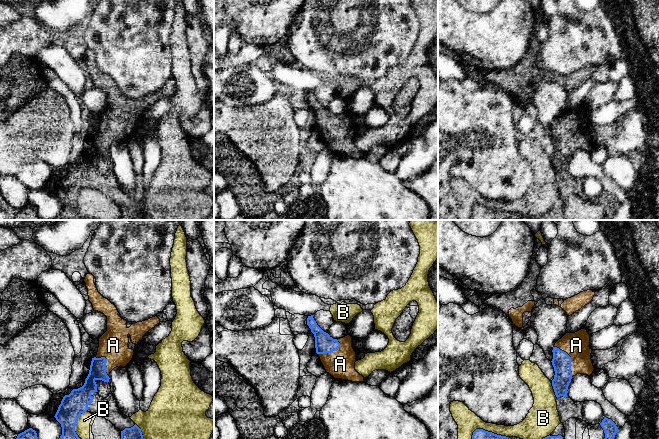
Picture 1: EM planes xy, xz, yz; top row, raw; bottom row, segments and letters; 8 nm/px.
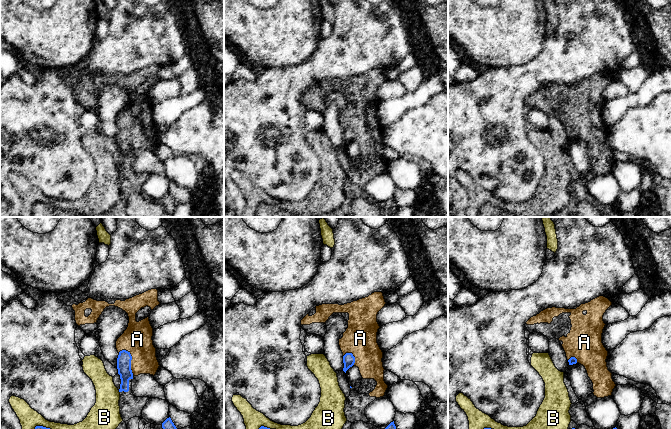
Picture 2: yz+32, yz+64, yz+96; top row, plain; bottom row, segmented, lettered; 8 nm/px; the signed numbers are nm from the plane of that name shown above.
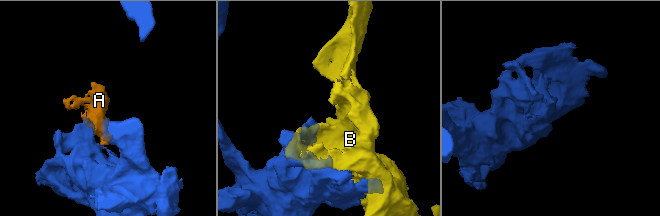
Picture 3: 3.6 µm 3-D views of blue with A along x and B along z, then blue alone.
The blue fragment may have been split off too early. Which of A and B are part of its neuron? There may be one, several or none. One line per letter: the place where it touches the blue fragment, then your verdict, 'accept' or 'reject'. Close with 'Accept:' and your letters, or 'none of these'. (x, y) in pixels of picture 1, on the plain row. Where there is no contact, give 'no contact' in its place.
A: contact yz (570, 135); accept
B: contact xy (76, 198); reject
Accept: A

